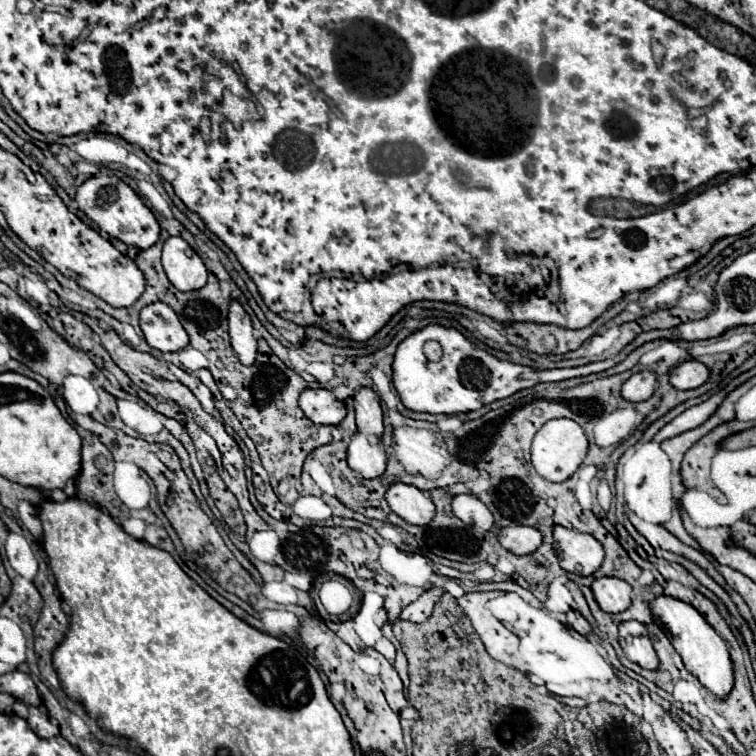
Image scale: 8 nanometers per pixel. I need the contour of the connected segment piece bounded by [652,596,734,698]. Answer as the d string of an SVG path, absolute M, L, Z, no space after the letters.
M668 596L654 598L652 600L652 612L658 618L658 622L662 622L662 626L666 628L674 650L684 660L686 670L690 674L694 674L712 694L716 694L718 698L724 698L732 690L734 674L732 674L732 662L730 662L728 646L716 634L716 630L702 618L702 614L696 608L692 608L686 602L676 600L676 598L668 598Z

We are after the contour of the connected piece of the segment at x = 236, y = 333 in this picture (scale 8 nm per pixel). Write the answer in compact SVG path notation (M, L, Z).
M238 300L230 302L230 312L228 312L228 334L232 338L232 348L238 354L242 364L254 364L256 360L256 338L254 338L254 328L252 320L242 308Z

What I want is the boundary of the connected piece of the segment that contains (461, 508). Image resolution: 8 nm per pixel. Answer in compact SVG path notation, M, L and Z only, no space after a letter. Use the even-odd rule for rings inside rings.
M460 494L452 498L452 512L466 524L478 526L482 530L490 530L494 524L492 512L484 502L480 502L472 494Z

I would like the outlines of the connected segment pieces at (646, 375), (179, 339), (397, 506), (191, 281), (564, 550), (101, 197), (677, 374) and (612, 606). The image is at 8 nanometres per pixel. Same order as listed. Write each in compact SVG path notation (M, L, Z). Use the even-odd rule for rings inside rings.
M642 370L638 374L632 374L622 386L622 398L630 400L630 402L648 400L654 394L656 384L658 384L658 380L652 370Z
M164 302L148 304L140 312L140 328L146 336L146 342L160 352L178 352L190 342L176 312Z
M402 482L392 484L386 490L386 500L388 500L388 506L410 524L424 526L436 514L430 494L418 490L416 486L410 486L410 484L402 484Z
M172 236L164 242L162 266L168 280L182 292L198 290L206 284L208 270L196 250L182 236Z
M554 526L554 550L560 566L578 576L592 576L604 562L602 544L594 536L574 528Z
M92 176L76 192L78 208L108 236L122 240L128 246L150 248L160 238L160 224L152 210L142 202L142 198L118 176Z
M686 360L678 364L670 374L670 384L678 390L698 388L708 380L708 368L698 360Z
M596 578L592 584L596 602L604 612L624 612L632 604L632 586L620 578Z

